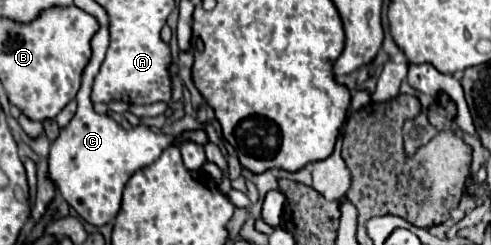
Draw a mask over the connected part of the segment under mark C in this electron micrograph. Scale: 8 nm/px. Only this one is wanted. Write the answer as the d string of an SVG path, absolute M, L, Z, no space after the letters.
M102 24L98 28L98 32L90 40L90 48L92 56L82 72L82 86L76 94L76 114L68 122L68 126L60 128L60 136L50 144L48 176L62 198L78 212L78 216L82 216L88 224L104 226L116 218L120 210L122 190L128 178L136 170L152 164L162 154L162 150L174 142L174 136L158 134L144 124L124 130L122 126L116 126L114 118L110 118L108 114L98 114L92 108L90 90L108 48L108 24Z

